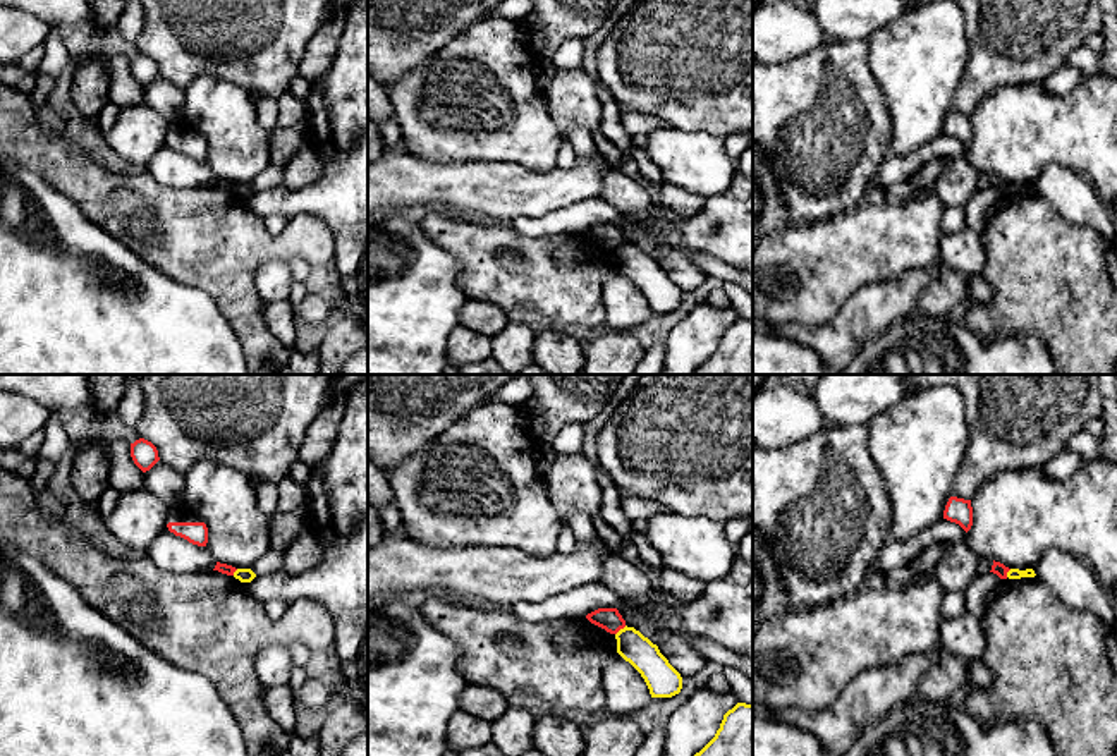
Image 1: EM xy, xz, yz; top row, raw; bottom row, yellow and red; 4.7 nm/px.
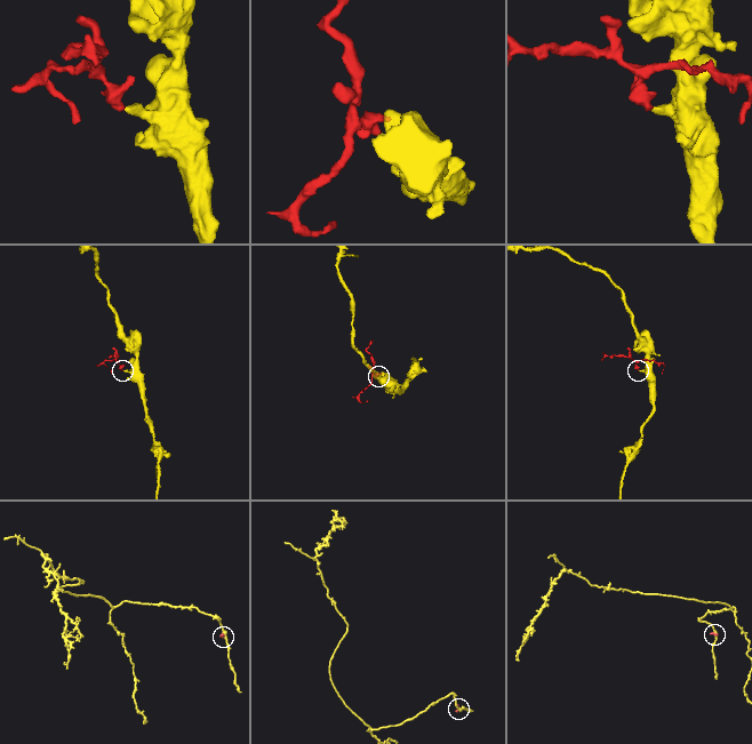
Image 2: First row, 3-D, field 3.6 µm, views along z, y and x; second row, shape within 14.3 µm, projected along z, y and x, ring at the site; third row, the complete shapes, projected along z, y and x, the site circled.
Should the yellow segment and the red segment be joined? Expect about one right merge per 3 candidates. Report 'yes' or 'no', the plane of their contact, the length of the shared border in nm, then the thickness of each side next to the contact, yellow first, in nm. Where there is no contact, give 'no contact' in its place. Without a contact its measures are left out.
no; contact in xz; length 70 nm; calibres 150 and 110 nm

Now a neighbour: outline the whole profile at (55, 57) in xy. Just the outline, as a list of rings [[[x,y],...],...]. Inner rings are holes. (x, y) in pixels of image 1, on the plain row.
[[[52,27],[52,31],[48,33],[43,48],[45,48],[45,55],[41,58],[41,62],[38,64],[34,76],[52,76],[57,77],[64,67],[69,64],[69,52],[58,34],[60,27]]]

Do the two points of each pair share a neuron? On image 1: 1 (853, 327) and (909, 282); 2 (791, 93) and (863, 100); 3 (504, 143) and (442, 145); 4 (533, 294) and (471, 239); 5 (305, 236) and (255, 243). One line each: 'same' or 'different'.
1: same
2: same
3: same
4: same
5: same

